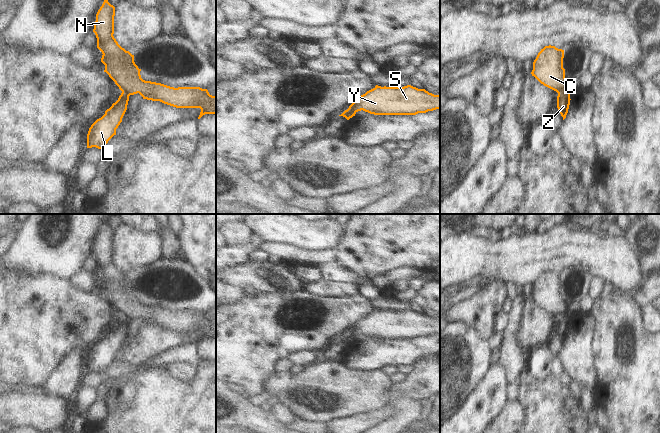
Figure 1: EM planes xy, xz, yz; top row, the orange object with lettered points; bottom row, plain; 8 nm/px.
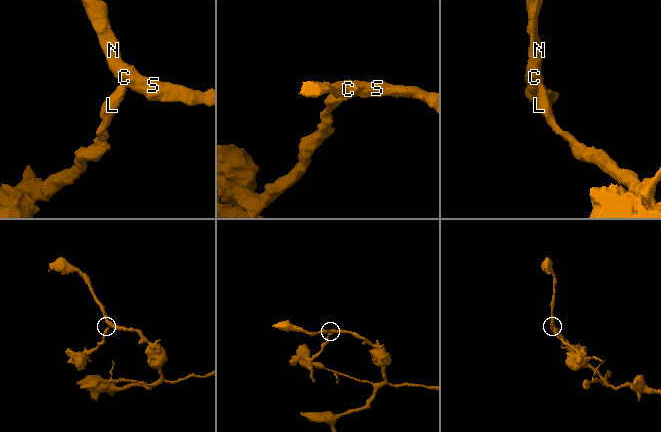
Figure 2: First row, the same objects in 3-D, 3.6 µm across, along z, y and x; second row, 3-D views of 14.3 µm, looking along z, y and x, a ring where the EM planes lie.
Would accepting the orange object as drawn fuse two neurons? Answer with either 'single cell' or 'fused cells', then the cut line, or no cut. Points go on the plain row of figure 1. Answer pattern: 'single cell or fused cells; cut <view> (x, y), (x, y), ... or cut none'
fused cells; cut xz (348, 332), (354, 339)

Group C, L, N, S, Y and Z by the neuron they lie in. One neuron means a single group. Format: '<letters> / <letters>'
C N S Y / L Z

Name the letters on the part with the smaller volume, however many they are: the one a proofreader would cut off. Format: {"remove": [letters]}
{"remove": ["L", "Z"]}

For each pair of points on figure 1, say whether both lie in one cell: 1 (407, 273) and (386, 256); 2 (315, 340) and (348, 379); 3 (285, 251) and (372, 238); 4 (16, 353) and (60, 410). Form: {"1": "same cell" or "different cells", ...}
{"1": "different cells", "2": "different cells", "3": "same cell", "4": "different cells"}

